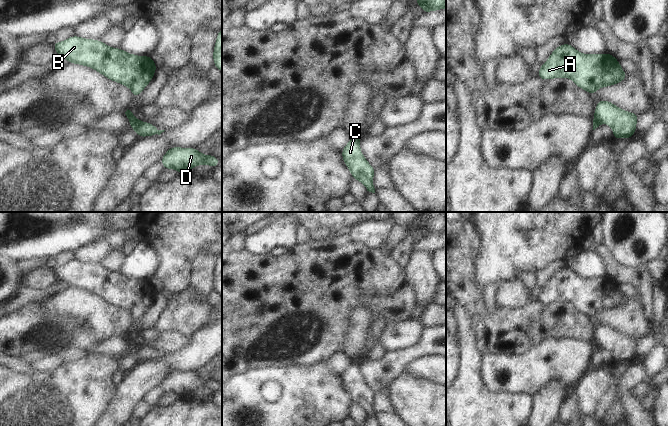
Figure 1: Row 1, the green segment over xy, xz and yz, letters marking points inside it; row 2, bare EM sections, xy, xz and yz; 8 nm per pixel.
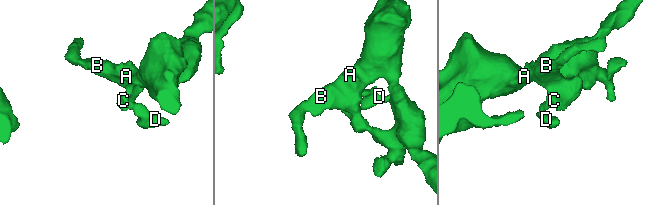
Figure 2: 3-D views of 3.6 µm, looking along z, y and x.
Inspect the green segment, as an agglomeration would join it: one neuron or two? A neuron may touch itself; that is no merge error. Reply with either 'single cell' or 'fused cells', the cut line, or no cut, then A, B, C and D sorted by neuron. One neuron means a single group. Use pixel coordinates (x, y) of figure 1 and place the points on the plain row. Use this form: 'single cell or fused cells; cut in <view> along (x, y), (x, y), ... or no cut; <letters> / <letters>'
fused cells; cut in xy along (135, 341), (129, 344); A B C / D

